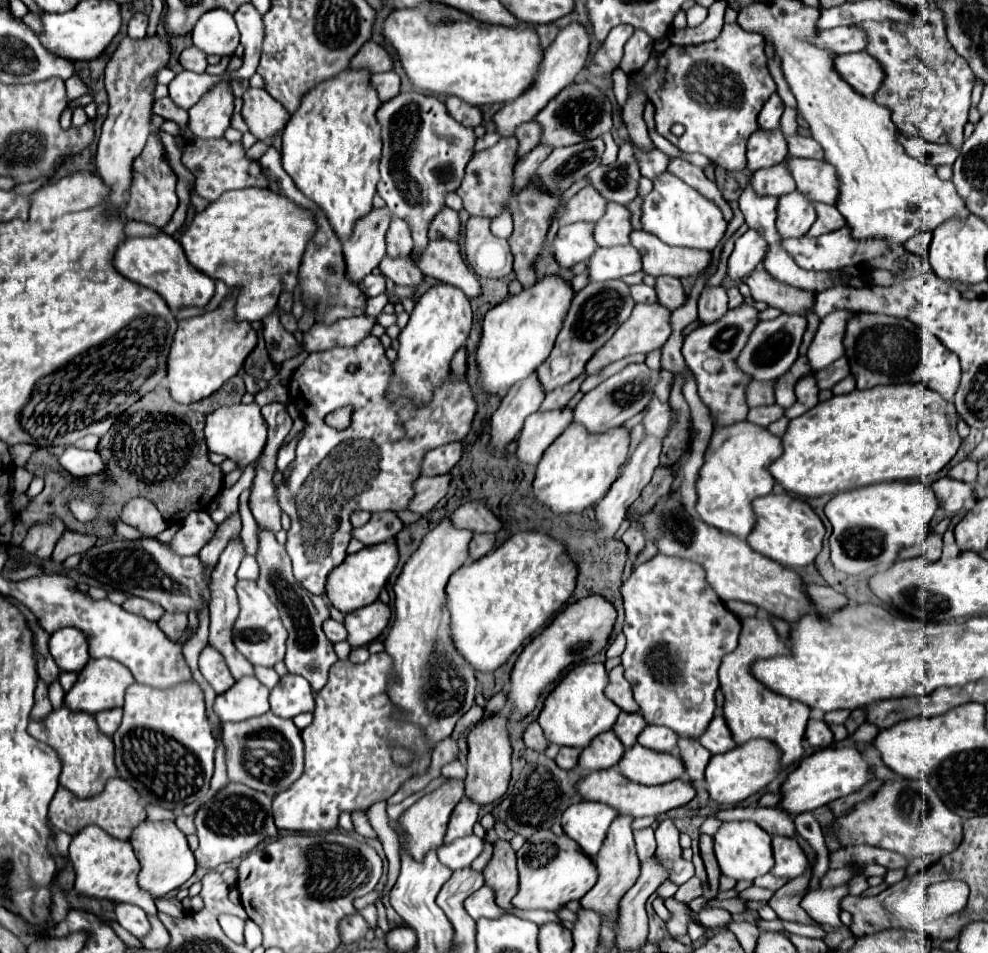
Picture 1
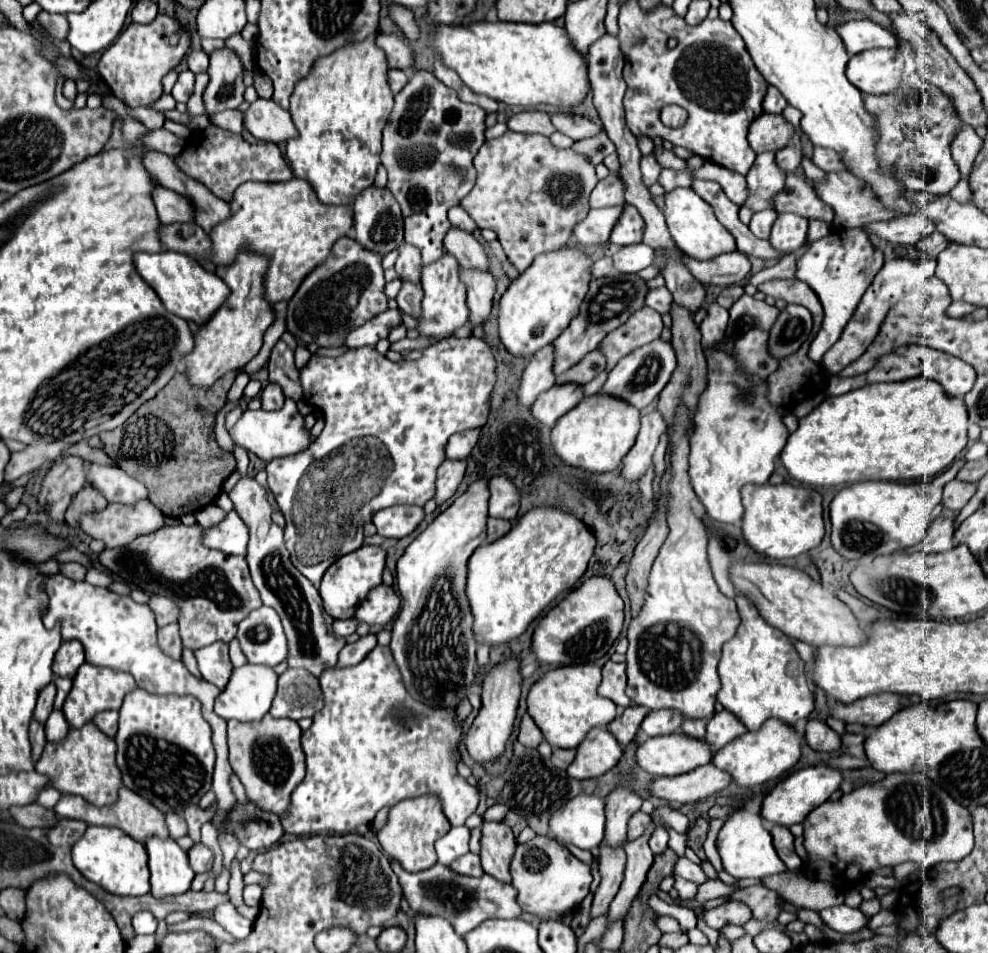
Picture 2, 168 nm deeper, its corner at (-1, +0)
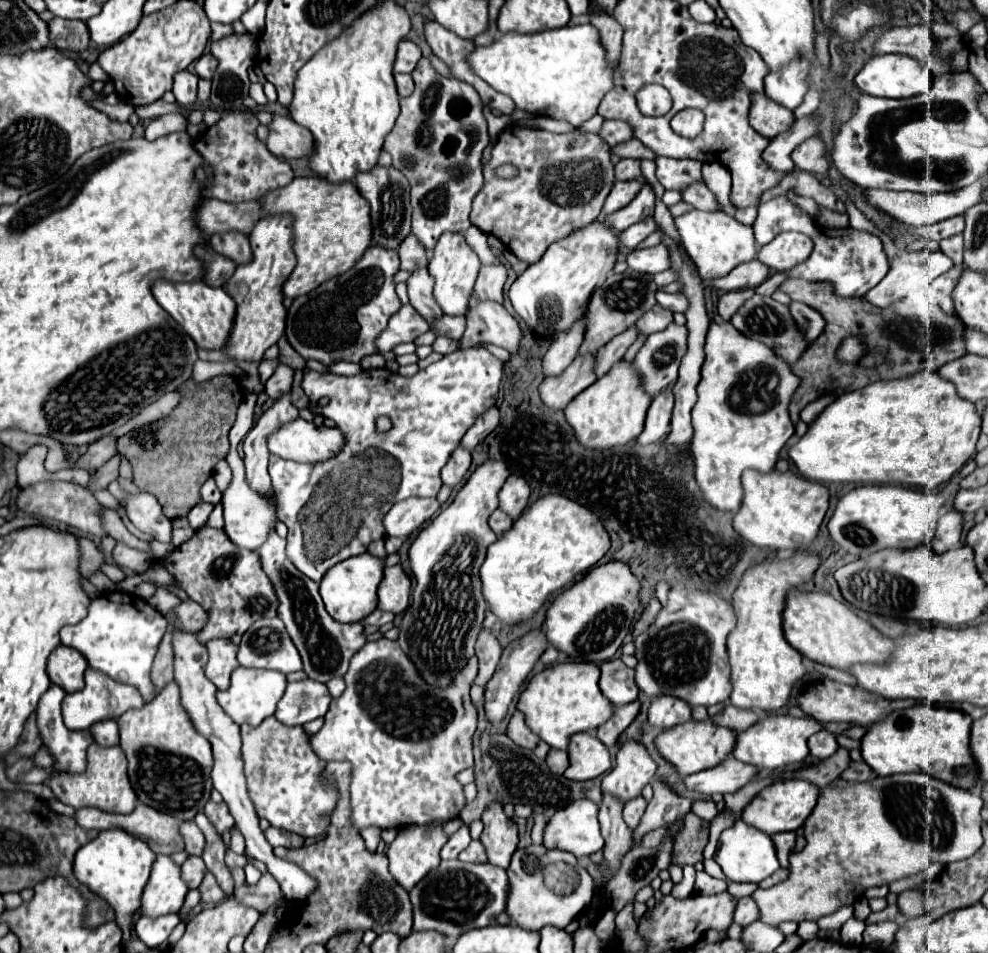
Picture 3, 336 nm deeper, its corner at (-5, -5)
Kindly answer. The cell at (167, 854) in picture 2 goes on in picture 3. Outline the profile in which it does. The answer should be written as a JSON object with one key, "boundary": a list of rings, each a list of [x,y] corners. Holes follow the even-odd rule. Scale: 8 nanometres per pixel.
{"boundary":[[[158,856],[152,866],[150,880],[142,892],[142,906],[138,908],[140,916],[158,918],[162,914],[178,912],[184,904],[188,888],[180,878],[180,866],[176,866],[170,856]]]}

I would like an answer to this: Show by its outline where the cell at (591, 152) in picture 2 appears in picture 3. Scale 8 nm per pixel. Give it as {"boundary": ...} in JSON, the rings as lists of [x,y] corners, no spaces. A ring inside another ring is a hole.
{"boundary":[[[632,138],[632,140],[628,140],[628,142],[624,142],[624,144],[616,146],[616,148],[612,148],[612,152],[618,154],[620,158],[638,158],[638,160],[642,160],[642,158],[654,160],[656,158],[656,154],[648,146],[642,146],[642,142],[638,142],[636,138]]]}

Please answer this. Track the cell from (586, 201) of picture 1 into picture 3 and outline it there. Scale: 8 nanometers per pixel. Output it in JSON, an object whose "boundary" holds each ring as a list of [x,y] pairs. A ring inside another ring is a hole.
{"boundary":[[[630,180],[630,182],[616,182],[614,188],[612,188],[612,192],[608,194],[608,198],[606,198],[606,202],[604,202],[602,216],[612,214],[612,212],[616,212],[616,210],[628,206],[628,204],[636,198],[636,194],[640,192],[640,188],[642,188],[642,184],[640,184],[638,180]]]}

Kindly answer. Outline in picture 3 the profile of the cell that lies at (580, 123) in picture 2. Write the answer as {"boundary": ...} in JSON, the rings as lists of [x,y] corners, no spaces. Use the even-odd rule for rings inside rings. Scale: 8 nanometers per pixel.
{"boundary":[[[606,120],[602,124],[602,130],[600,130],[600,136],[610,144],[610,146],[618,146],[626,140],[630,140],[634,136],[634,130],[628,122],[622,122],[622,120]]]}

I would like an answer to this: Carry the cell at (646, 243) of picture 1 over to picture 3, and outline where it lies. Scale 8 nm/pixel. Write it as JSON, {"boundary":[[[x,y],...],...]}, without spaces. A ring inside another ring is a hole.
{"boundary":[[[758,260],[746,262],[736,266],[728,276],[712,280],[710,286],[712,288],[720,288],[720,290],[740,290],[740,288],[756,288],[760,286],[766,278],[770,276],[770,268],[764,266]]]}

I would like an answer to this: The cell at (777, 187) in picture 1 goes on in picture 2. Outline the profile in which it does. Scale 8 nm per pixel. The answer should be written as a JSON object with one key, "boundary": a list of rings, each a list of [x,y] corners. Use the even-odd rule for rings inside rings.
{"boundary":[[[788,145],[788,147],[784,147],[784,149],[780,149],[780,151],[776,153],[776,165],[778,165],[786,175],[794,173],[794,171],[800,167],[800,159],[802,159],[800,151],[794,149],[792,145]]]}

